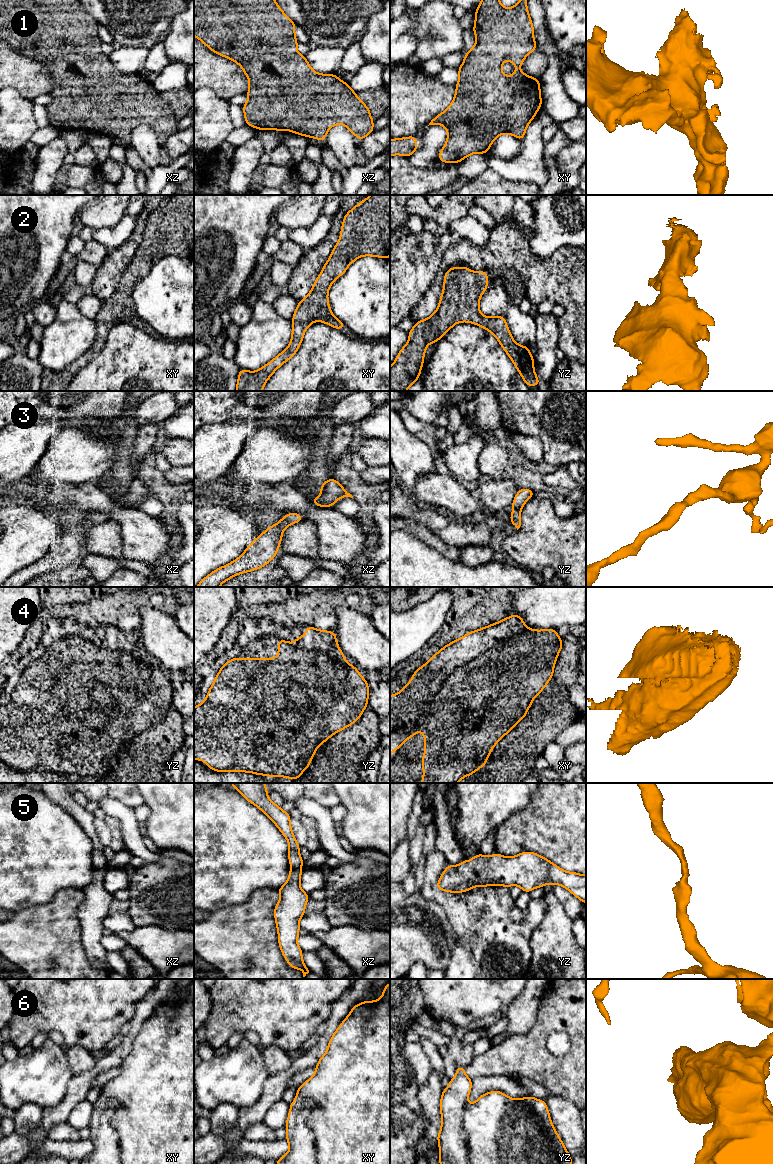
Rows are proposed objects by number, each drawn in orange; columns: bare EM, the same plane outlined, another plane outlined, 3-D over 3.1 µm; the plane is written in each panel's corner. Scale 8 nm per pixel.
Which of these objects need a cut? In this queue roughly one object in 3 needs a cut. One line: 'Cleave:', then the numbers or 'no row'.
Cleave: 4

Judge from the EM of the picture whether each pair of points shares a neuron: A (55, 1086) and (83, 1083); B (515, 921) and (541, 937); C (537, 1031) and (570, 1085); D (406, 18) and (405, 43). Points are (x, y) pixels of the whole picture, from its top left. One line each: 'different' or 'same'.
A: different
B: different
C: same
D: same

